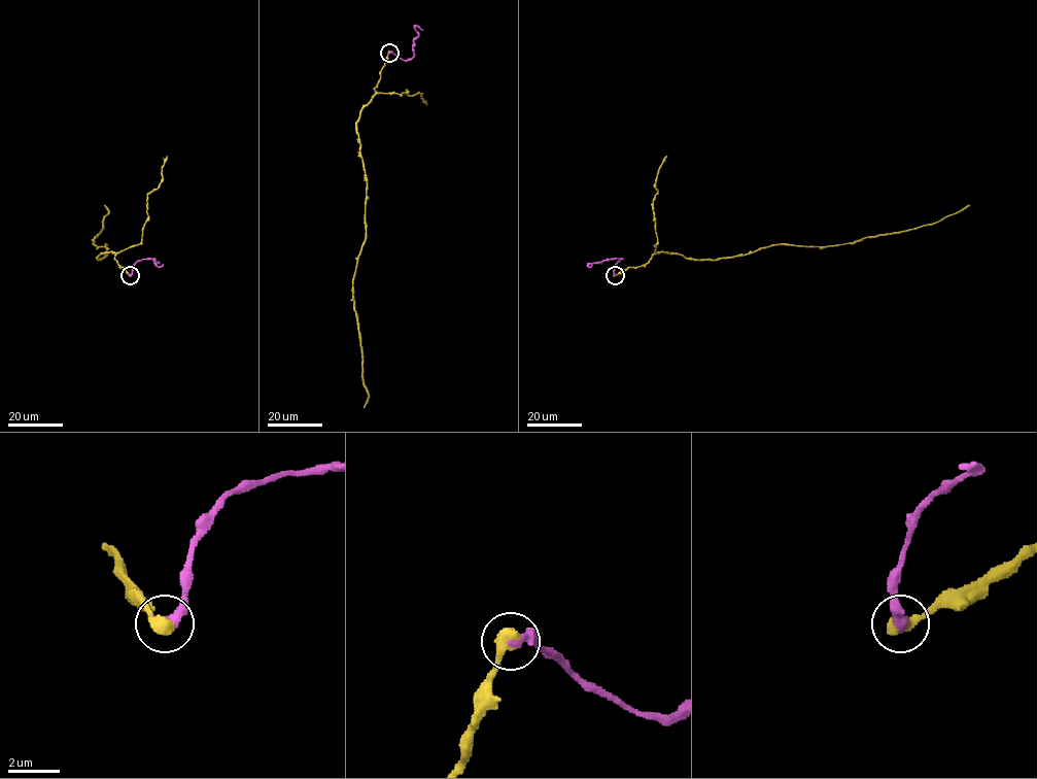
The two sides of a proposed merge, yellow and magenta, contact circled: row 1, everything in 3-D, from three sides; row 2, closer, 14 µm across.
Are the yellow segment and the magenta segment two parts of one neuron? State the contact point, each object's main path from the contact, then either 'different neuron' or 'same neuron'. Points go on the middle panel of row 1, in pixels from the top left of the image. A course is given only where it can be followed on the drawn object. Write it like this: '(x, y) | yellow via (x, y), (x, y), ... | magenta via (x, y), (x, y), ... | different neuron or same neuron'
(389, 53) | yellow via (389, 53), (375, 94), (356, 124), (367, 185), (365, 243), (352, 283), (363, 382), (368, 395), (364, 407) | magenta via (389, 53), (404, 60), (410, 59), (414, 55), (413, 40), (418, 35), (415, 27), (423, 30) | same neuron

